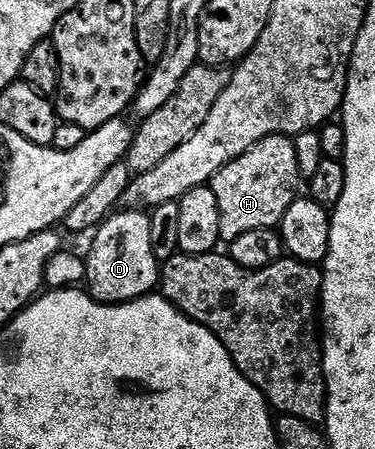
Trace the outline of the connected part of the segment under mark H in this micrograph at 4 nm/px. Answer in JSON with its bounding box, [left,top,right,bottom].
[210,137,301,242]

